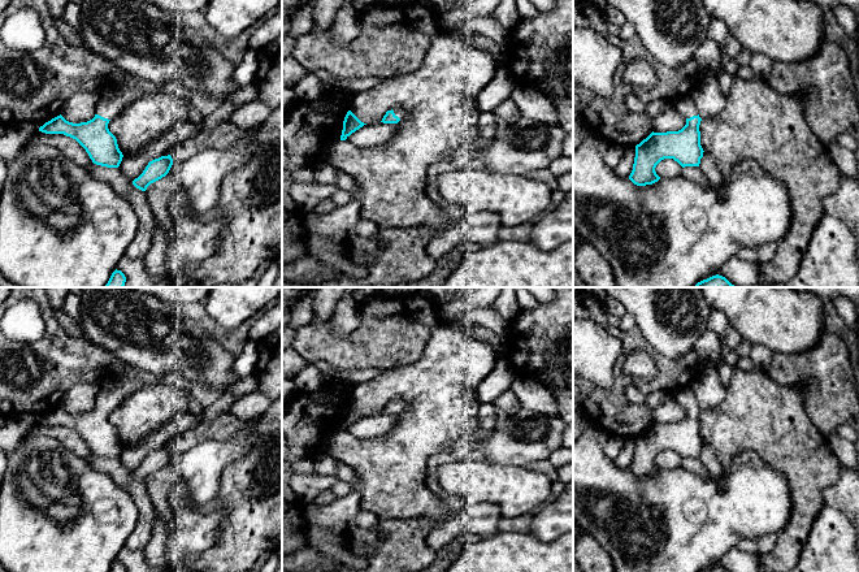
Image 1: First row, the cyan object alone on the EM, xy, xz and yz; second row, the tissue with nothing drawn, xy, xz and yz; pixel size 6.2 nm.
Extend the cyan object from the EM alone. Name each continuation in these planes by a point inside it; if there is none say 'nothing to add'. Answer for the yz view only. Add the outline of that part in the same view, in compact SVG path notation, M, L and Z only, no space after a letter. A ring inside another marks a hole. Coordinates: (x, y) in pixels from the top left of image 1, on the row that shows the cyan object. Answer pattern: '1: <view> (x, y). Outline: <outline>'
1: yz (685, 105). Outline: M687 95L672 101L676 109L678 109L686 118L693 116L698 116L698 109L693 101L693 99Z

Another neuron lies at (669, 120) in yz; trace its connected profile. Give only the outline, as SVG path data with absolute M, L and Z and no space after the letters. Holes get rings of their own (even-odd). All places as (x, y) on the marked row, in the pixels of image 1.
M672 103L652 118L654 133L678 131L686 125L686 117Z

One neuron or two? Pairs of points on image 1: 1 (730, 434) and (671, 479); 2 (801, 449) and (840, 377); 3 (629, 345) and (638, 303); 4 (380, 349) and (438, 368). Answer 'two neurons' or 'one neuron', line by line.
1: two neurons
2: two neurons
3: two neurons
4: two neurons

